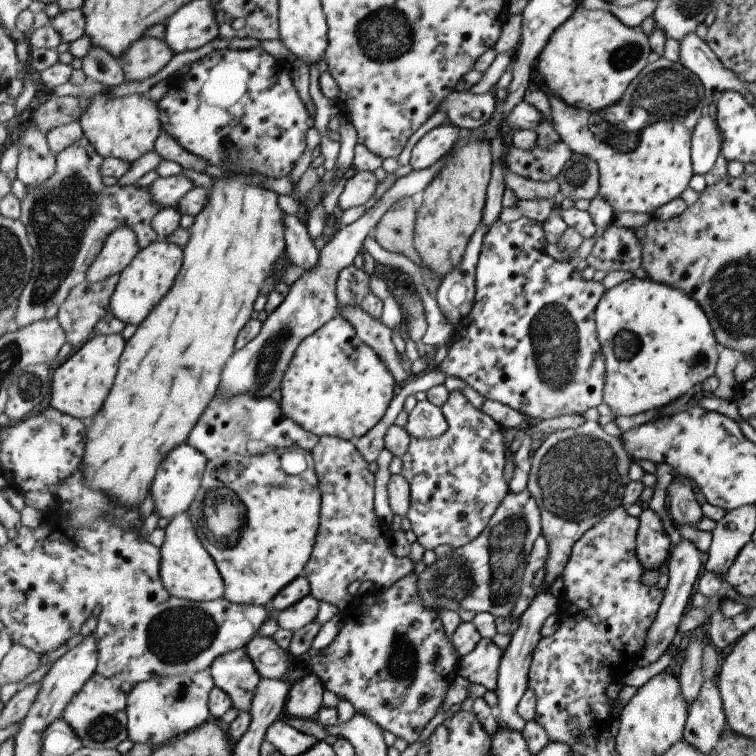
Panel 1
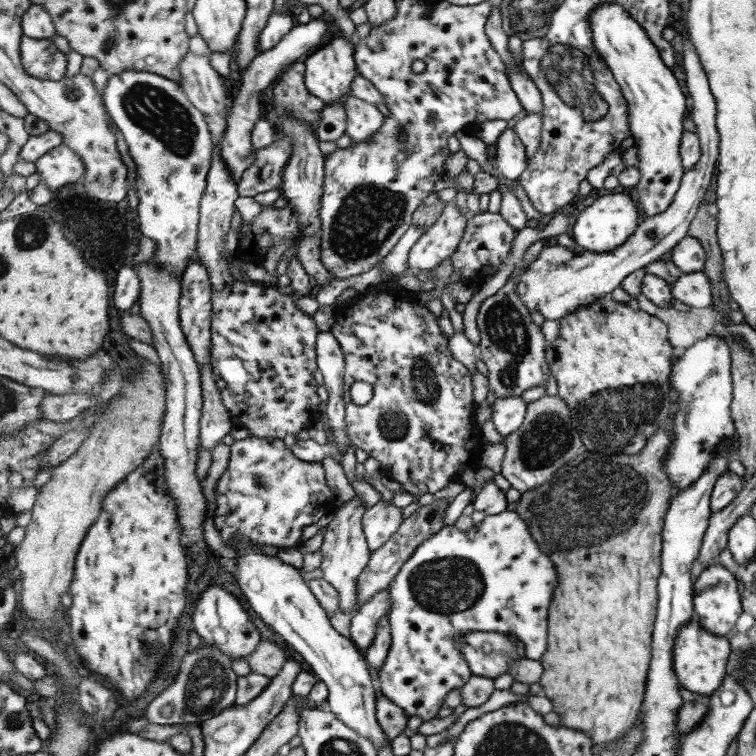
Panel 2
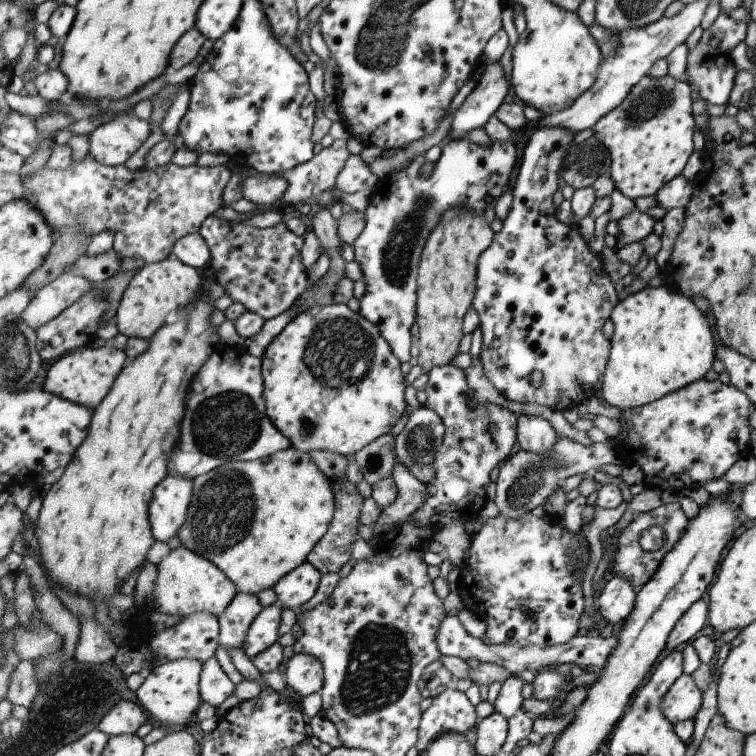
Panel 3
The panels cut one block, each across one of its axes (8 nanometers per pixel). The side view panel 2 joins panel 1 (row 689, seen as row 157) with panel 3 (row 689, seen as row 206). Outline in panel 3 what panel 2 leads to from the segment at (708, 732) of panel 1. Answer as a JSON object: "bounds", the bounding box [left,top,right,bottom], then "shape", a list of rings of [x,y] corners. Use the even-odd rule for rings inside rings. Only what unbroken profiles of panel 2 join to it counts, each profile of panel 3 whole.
{"bounds":[665,674,703,725],"shape":[[[689,674],[681,676],[665,698],[665,715],[673,725],[694,720],[703,704],[703,692]]]}

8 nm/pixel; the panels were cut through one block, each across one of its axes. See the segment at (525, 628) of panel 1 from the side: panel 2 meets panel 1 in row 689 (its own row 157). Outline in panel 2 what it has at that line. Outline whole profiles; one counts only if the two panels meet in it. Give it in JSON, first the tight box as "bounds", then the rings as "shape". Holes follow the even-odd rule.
{"bounds":[493,128,528,181],"shape":[[[505,128],[497,141],[497,156],[493,161],[501,174],[507,179],[519,181],[527,170],[528,158],[525,143],[517,136],[514,128]]]}

